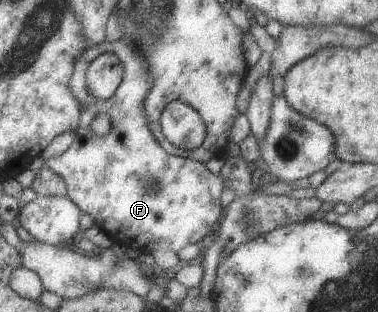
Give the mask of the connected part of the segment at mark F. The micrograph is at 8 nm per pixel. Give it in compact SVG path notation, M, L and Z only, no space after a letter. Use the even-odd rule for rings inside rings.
M125 38L115 42L104 42L92 45L75 62L75 74L69 82L69 88L73 94L80 98L84 105L81 124L76 130L73 143L61 155L45 159L43 164L61 174L68 184L68 196L81 207L82 212L91 214L97 225L109 232L109 236L116 243L129 248L135 248L142 253L150 253L153 250L172 250L181 252L189 244L200 244L200 241L211 234L215 224L220 222L224 216L225 208L221 206L221 194L225 190L225 178L220 173L213 174L204 162L195 159L179 157L169 154L164 146L155 138L153 131L149 128L149 120L145 114L145 98L153 90L153 78L149 72L149 62L141 54L141 46L131 44ZM105 53L113 53L125 68L124 79L117 92L107 100L97 100L89 92L87 77L89 67ZM99 114L109 114L113 122L113 130L107 136L99 136L93 132L91 122Z

